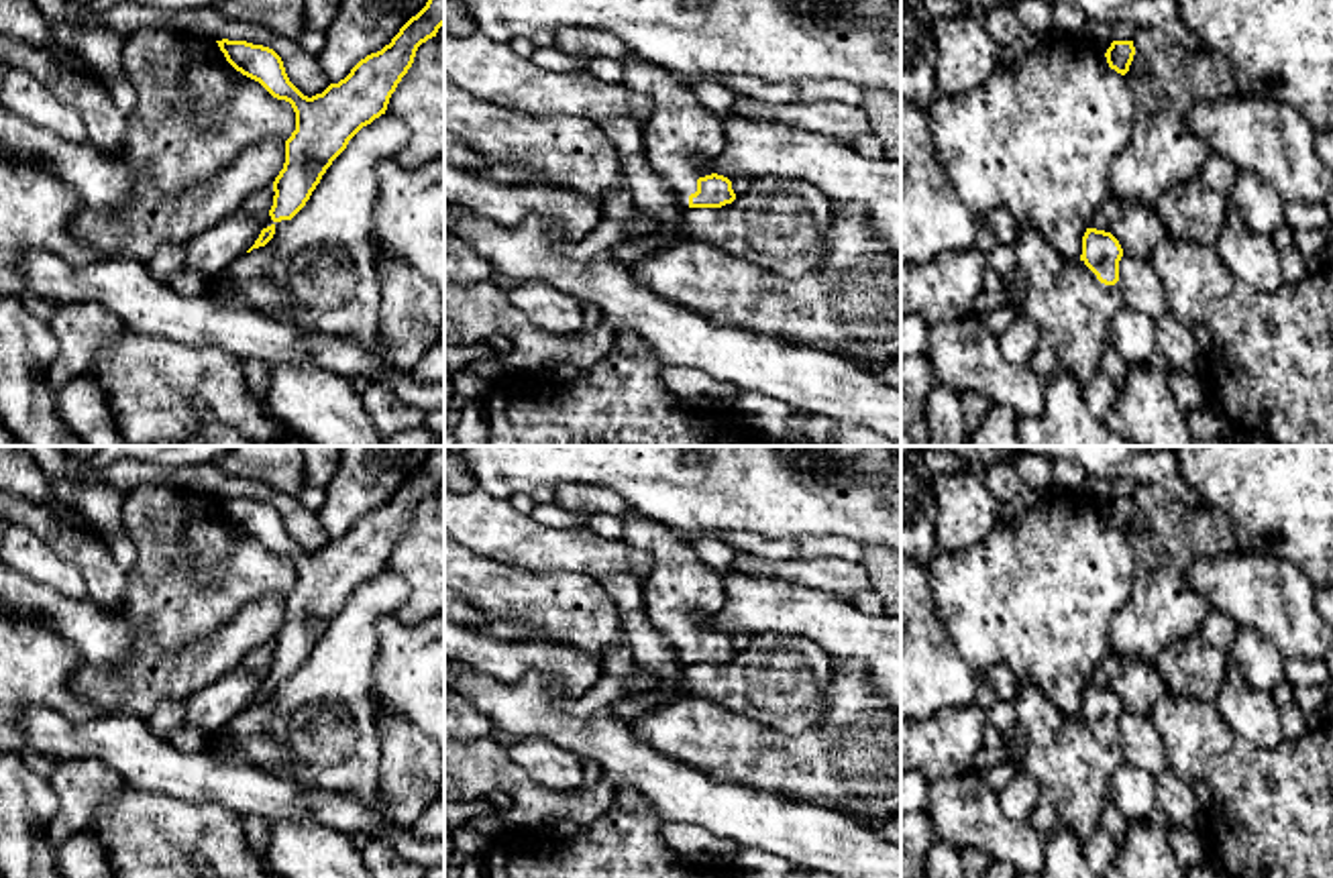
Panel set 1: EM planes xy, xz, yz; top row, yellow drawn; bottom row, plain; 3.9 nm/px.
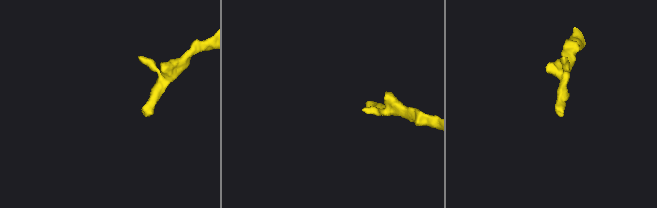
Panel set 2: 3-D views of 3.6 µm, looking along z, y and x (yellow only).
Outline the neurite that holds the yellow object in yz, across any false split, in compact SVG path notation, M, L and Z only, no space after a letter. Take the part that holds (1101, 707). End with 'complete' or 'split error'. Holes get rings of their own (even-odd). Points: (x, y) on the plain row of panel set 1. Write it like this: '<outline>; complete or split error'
M1015 678L1015 750L1009 760L1019 772L1039 782L1039 801L1031 813L1031 825L1042 833L1066 827L1080 843L1103 827L1103 807L1111 799L1111 780L1125 764L1119 737L1123 705L1105 687L1086 684L1082 711L1076 719L1066 717L1031 680Z; split error

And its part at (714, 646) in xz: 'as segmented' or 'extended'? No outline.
extended

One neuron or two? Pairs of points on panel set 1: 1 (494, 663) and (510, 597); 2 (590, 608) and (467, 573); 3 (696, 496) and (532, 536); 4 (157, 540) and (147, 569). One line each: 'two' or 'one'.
1: two
2: one
3: two
4: one

